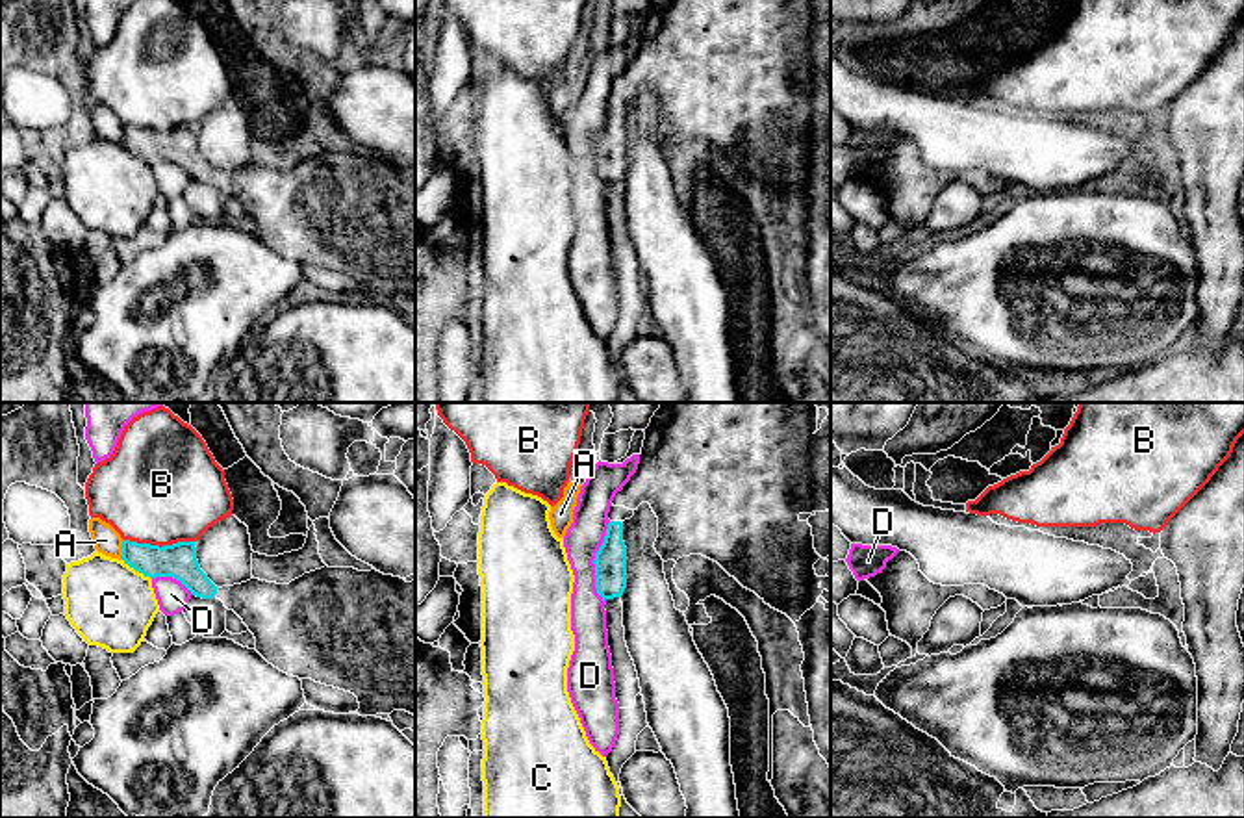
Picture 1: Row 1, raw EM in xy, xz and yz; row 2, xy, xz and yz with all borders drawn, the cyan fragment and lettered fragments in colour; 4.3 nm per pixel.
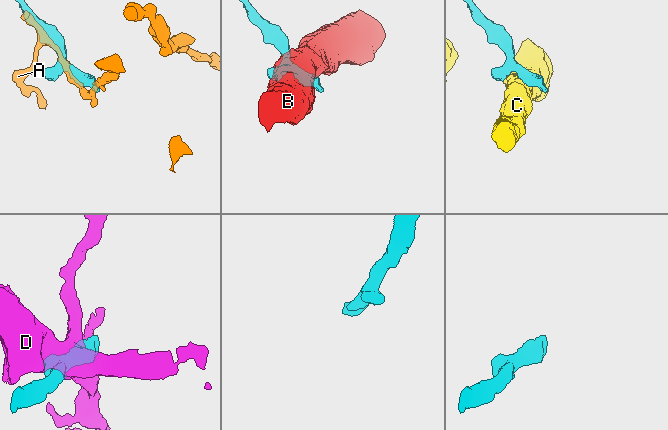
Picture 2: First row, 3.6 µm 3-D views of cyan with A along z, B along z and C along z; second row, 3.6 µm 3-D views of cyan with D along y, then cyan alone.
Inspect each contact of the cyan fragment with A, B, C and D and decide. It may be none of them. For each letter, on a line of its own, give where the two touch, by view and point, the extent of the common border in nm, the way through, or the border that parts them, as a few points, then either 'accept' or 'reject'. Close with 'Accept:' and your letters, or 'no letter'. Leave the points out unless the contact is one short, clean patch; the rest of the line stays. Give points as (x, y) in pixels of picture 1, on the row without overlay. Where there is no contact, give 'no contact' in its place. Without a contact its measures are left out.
A: meets cyan in xy at (123, 134); contact 90 nm long; reject
B: meets cyan in xy at (158, 130); contact 300 nm long; reject
C: meets cyan in xy at (138, 154); contact 160 nm long; border along xy (123, 143), (151, 164); reject
D: meets cyan in xz at (594, 147); contact 360 nm long; reject
Accept: no letter

